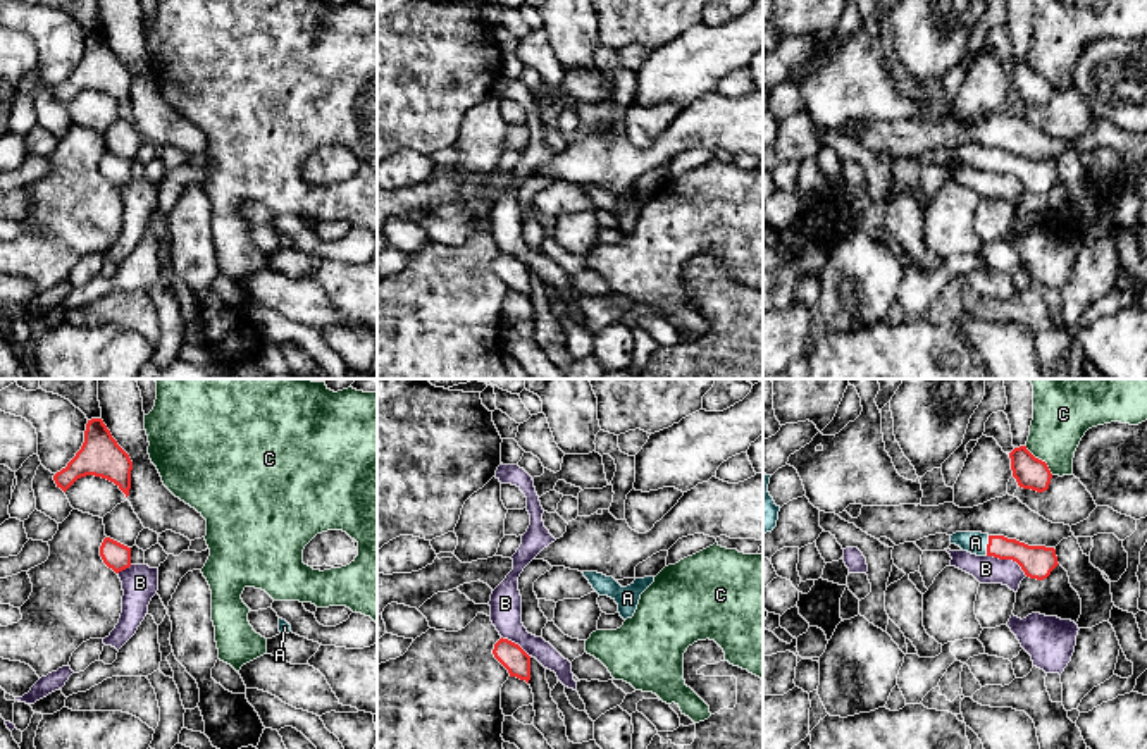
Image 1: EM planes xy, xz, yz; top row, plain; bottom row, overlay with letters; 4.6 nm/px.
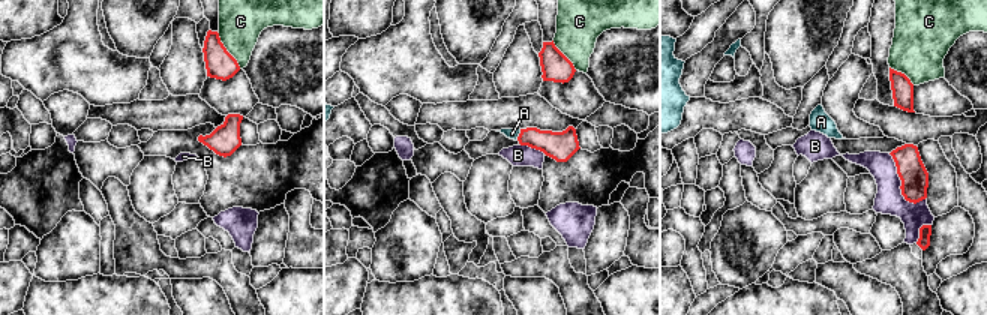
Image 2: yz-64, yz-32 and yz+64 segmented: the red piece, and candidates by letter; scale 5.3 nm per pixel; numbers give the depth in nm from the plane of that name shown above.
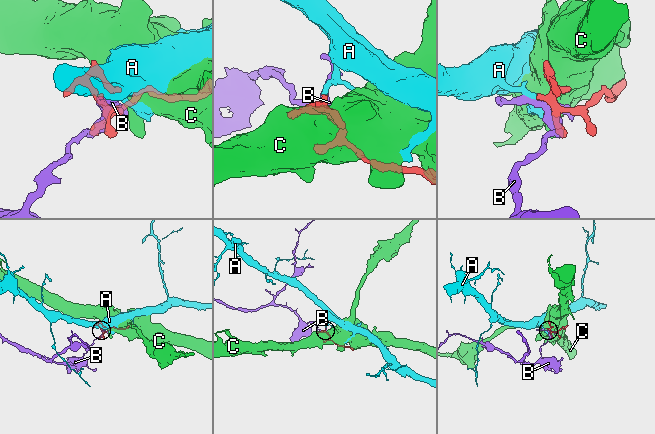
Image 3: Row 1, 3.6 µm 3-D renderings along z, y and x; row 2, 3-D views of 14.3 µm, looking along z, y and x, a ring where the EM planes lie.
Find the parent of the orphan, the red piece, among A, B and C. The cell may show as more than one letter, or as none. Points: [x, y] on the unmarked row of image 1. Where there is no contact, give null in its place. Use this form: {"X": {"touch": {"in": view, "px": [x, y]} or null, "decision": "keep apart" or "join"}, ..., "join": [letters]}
{"A": {"touch": {"in": "yz", "px": [987, 160]}, "decision": "join"}, "B": {"touch": {"in": "yz", "px": [1008, 173]}, "decision": "keep apart"}, "C": {"touch": {"in": "yz", "px": [1041, 74]}, "decision": "keep apart"}, "join": ["A"]}

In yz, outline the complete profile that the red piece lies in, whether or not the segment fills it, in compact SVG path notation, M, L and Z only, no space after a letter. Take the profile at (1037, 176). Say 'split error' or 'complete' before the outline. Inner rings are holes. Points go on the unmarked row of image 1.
split error; M956 146L951 158L959 160L976 170L994 170L1016 176L1026 191L1044 195L1059 179L1056 164L1045 160L1028 160L1004 150L989 150L982 146Z

